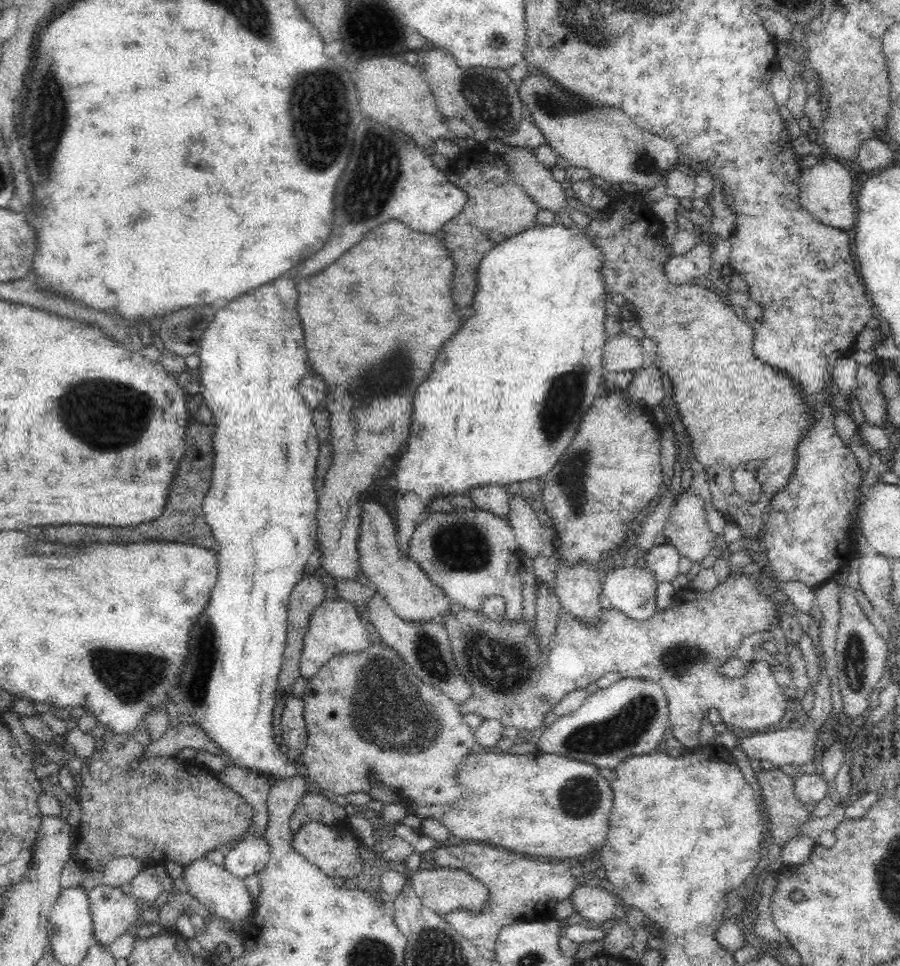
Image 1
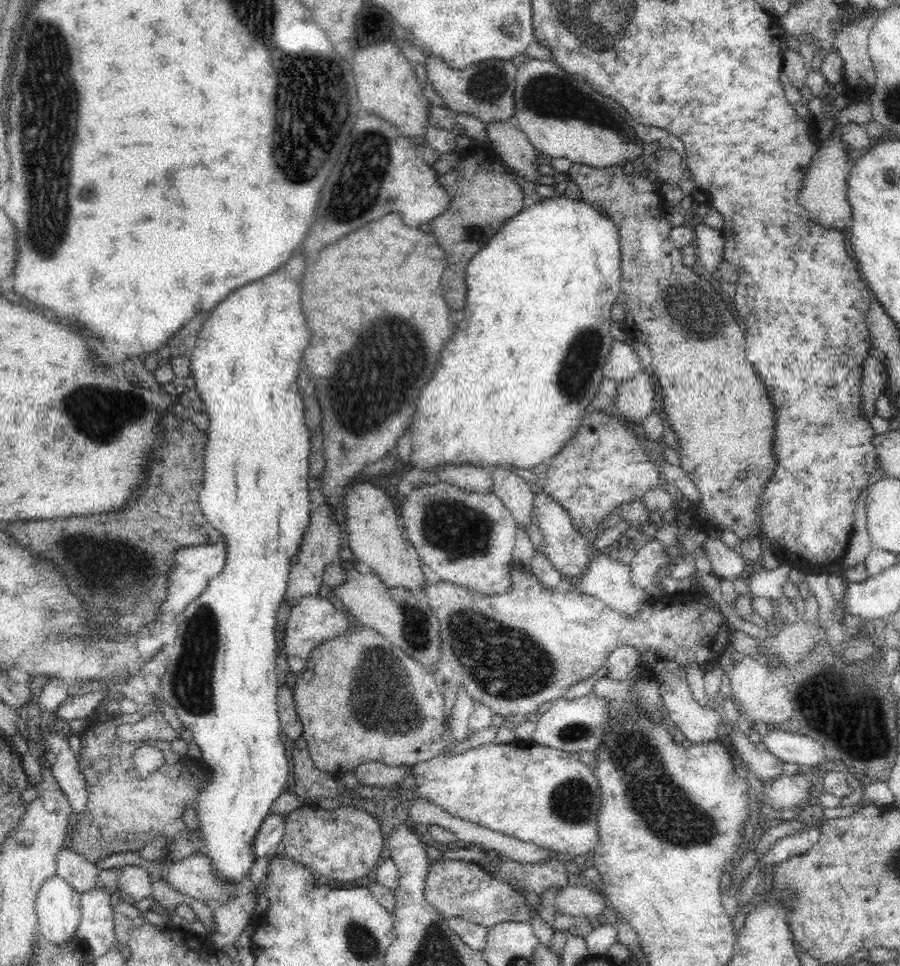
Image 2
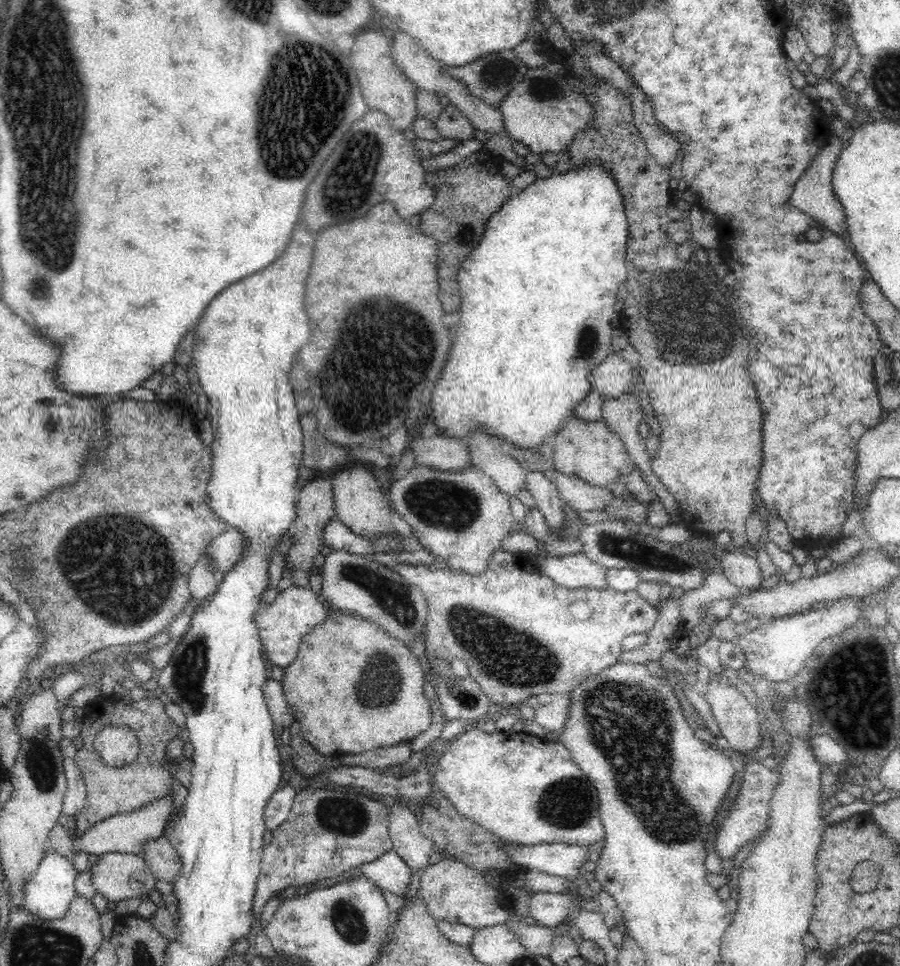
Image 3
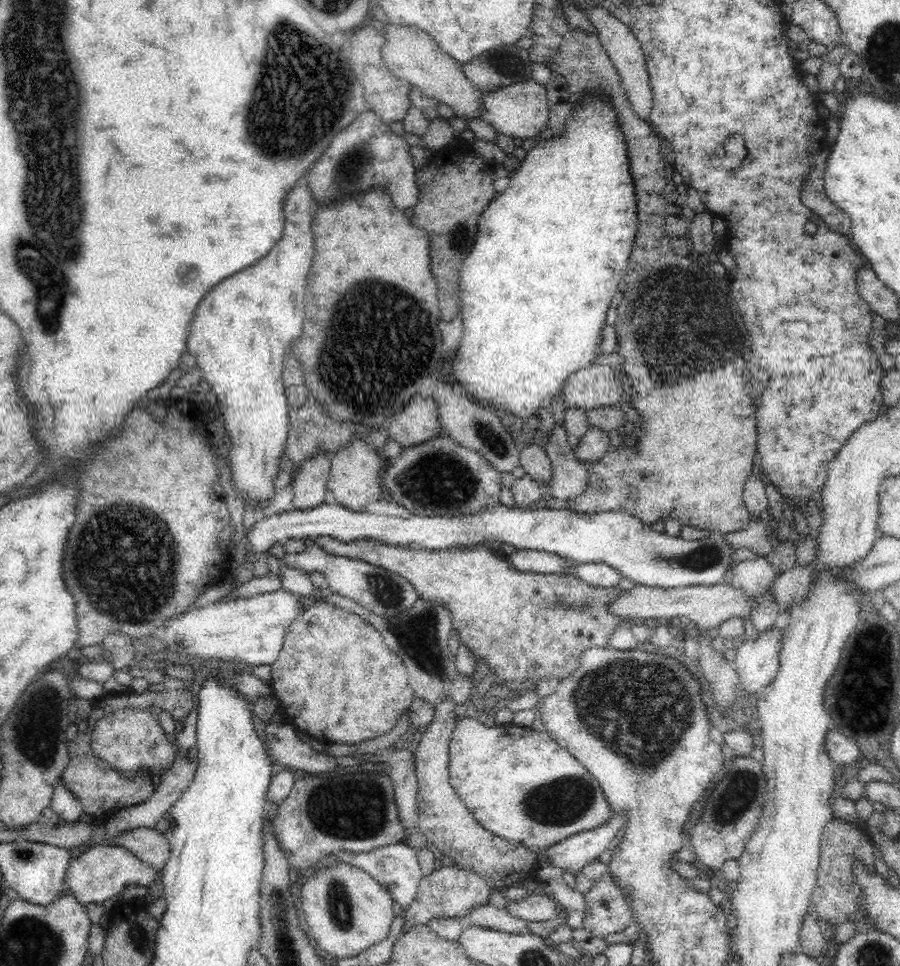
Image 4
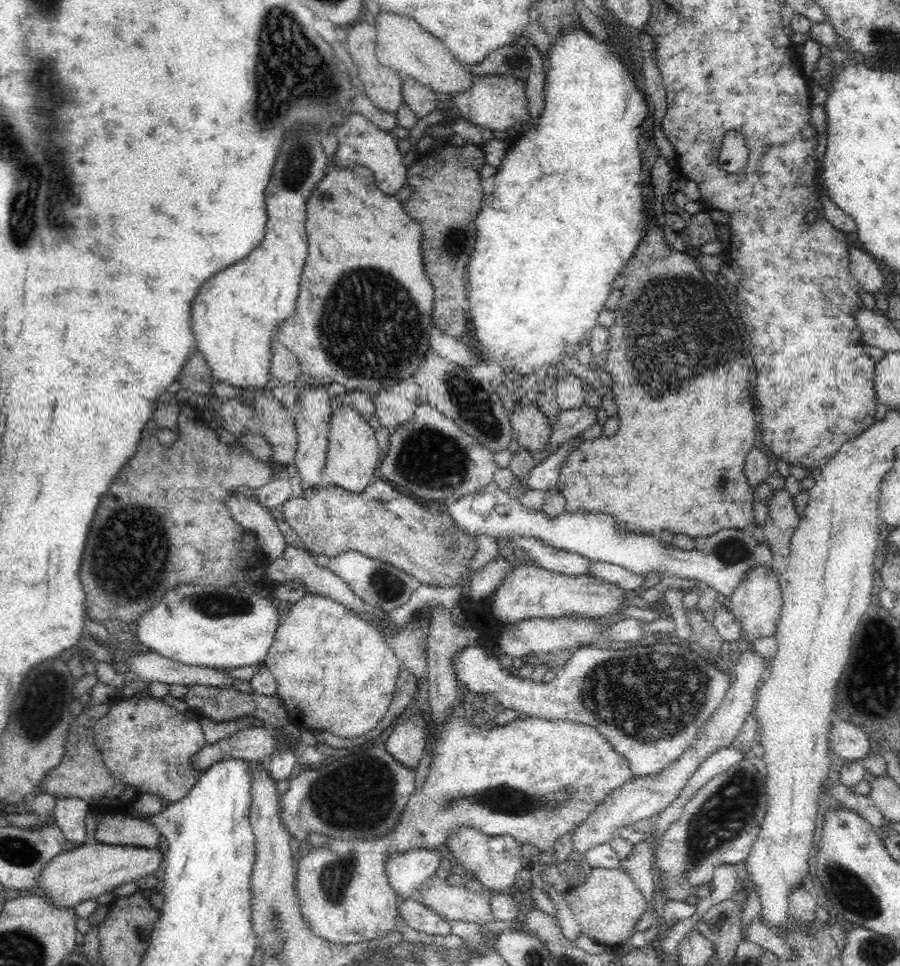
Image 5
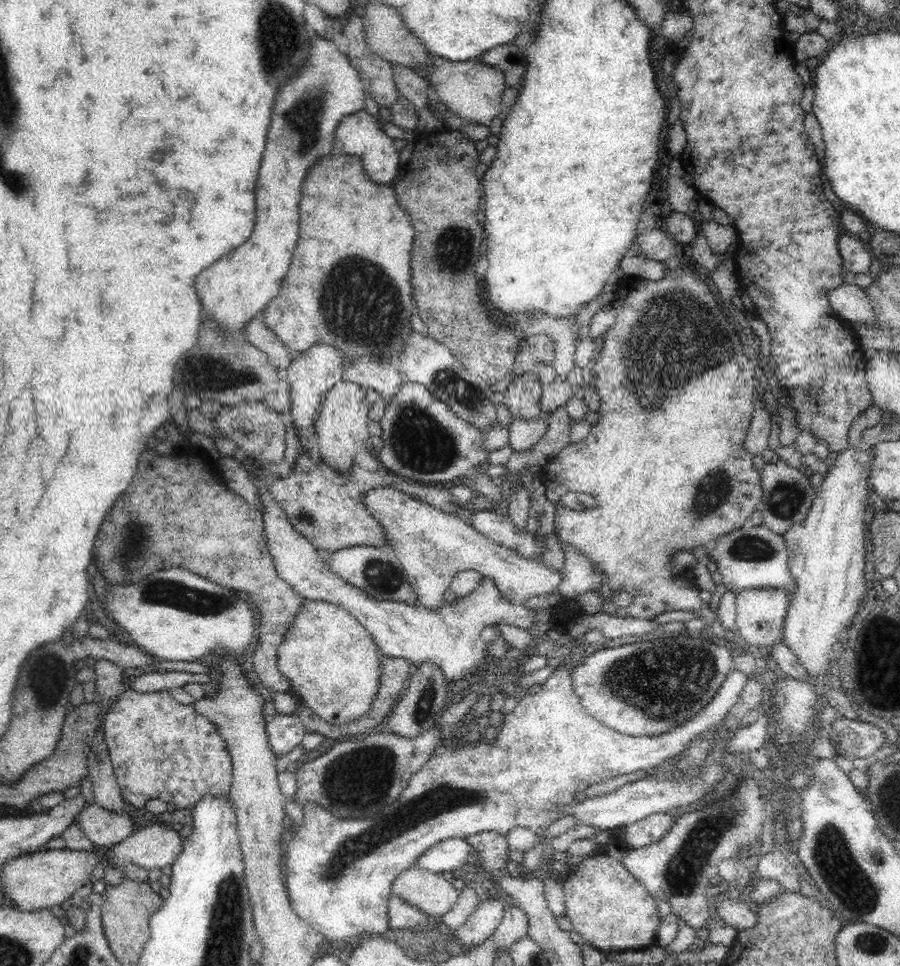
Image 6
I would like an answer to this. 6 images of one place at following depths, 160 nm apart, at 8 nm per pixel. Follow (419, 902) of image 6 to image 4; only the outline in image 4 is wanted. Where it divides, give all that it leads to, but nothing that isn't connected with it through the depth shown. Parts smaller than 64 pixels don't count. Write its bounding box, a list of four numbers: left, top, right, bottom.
[469,905,536,935]

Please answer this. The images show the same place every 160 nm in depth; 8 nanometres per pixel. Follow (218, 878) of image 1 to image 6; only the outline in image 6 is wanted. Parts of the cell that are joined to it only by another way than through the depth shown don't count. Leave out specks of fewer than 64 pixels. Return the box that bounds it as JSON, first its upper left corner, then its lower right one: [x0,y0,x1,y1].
[77,803,134,848]

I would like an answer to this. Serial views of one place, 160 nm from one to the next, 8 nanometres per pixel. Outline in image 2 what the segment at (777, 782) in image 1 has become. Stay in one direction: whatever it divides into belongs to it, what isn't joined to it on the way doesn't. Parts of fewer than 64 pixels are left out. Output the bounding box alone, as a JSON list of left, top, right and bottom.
[727,726,785,785]

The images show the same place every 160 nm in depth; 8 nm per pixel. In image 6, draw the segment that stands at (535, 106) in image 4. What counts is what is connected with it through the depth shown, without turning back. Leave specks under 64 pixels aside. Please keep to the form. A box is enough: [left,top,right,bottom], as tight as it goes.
[428,55,508,126]

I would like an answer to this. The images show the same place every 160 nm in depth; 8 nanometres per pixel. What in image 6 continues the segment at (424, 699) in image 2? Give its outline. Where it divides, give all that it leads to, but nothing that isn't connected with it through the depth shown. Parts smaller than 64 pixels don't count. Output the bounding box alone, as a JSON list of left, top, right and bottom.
[276,600,383,725]

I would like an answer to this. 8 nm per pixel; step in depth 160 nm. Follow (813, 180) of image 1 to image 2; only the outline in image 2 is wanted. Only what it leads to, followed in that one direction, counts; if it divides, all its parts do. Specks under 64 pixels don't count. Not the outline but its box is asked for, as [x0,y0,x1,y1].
[798,134,853,231]

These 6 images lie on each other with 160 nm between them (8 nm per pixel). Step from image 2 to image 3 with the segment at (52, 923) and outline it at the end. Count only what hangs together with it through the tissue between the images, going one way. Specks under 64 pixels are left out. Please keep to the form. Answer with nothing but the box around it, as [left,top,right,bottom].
[23,849,78,921]

